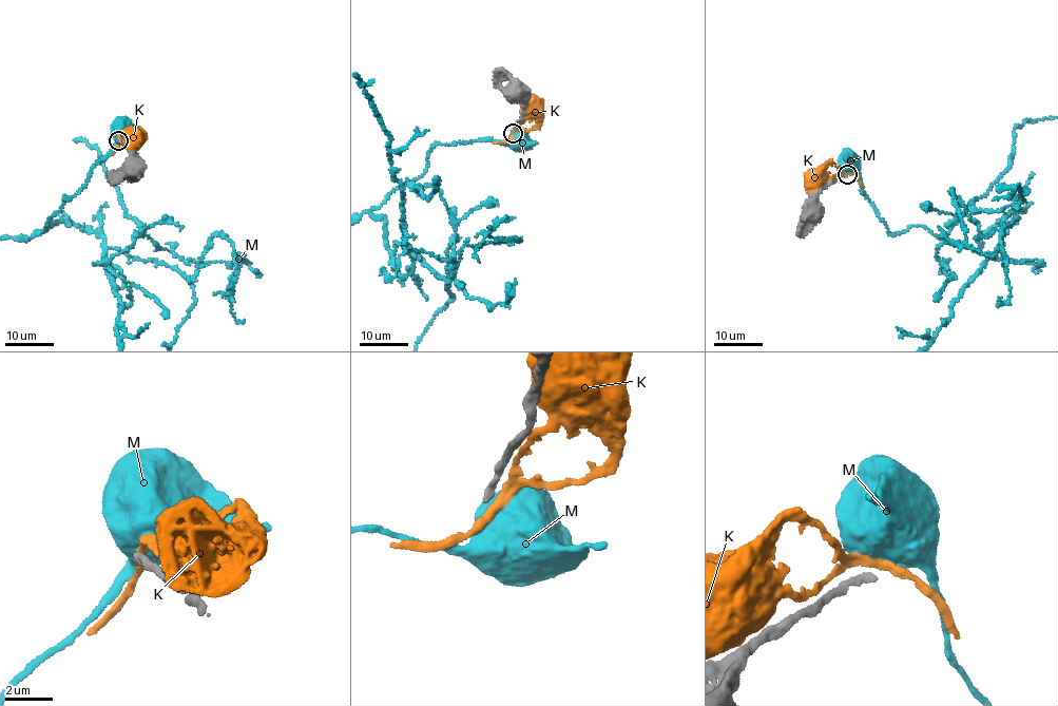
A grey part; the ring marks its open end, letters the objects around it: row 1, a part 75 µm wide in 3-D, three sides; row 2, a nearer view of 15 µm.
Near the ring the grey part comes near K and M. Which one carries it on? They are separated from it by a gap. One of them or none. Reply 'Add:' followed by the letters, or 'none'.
Add: none

